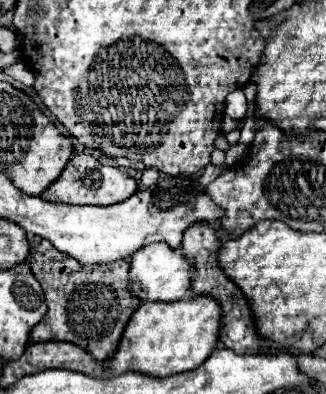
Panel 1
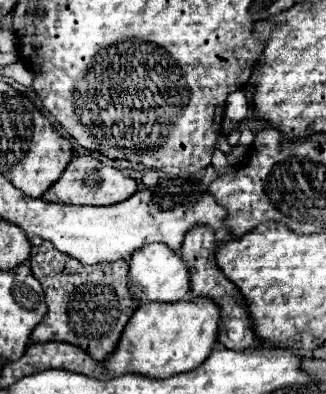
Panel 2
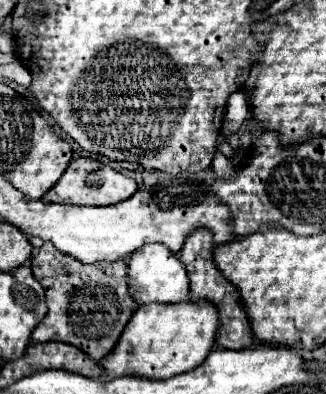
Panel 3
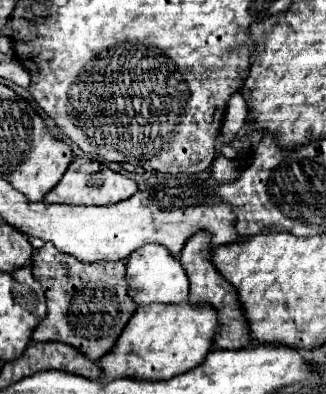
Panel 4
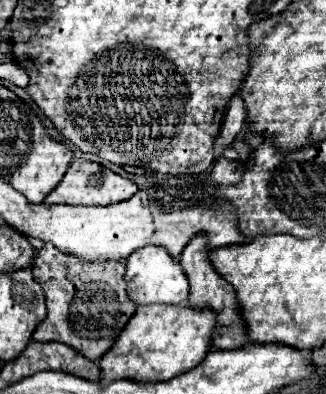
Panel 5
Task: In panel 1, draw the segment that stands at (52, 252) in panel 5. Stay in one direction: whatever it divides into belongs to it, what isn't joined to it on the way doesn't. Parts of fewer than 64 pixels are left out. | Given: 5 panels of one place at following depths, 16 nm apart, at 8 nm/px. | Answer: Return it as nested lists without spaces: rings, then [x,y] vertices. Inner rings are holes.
[[[46,240],[32,250],[28,260],[32,274],[42,284],[48,306],[46,316],[30,334],[32,342],[70,342],[96,356],[98,362],[106,362],[116,352],[122,332],[140,304],[128,290],[128,262],[116,260],[112,264],[84,266],[76,258],[58,252]]]

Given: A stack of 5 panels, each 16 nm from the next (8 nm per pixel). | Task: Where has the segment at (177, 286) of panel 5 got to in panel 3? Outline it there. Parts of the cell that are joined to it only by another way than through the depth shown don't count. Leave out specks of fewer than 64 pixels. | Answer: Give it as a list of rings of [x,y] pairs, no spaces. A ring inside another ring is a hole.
[[[146,244],[136,250],[128,260],[128,292],[138,304],[150,302],[186,302],[190,282],[186,268],[176,254],[172,254],[164,244]]]

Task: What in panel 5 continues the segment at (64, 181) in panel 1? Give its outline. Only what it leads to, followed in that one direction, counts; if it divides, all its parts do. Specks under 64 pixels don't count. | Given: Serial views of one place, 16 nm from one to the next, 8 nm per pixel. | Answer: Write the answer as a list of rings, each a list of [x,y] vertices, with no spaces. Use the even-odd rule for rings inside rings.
[[[76,158],[68,172],[64,174],[62,182],[48,194],[46,198],[46,204],[52,206],[52,204],[74,204],[74,206],[106,206],[106,204],[116,204],[116,202],[122,202],[122,200],[128,200],[130,196],[134,196],[138,192],[138,186],[128,180],[128,178],[122,178],[118,174],[114,174],[112,170],[100,166],[100,164],[94,164],[94,162],[88,162],[88,160],[82,160],[82,158]]]

